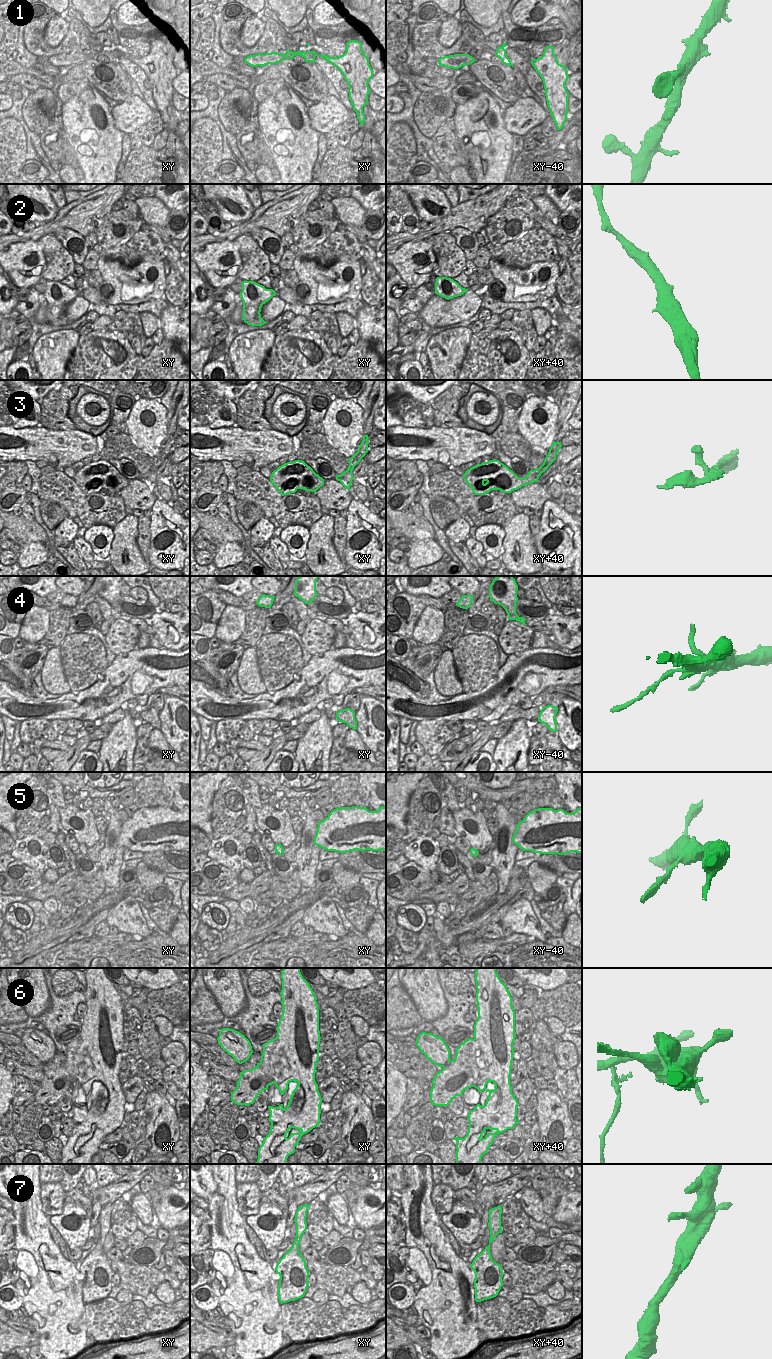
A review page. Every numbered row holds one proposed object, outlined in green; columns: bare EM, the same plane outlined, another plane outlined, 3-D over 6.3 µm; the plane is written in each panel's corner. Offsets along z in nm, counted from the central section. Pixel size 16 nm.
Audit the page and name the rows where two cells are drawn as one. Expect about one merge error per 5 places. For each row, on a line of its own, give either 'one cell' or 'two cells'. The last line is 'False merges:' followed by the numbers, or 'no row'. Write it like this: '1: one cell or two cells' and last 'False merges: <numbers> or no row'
1: one cell
2: one cell
3: one cell
4: one cell
5: one cell
6: two cells
7: one cell
False merges: 6

